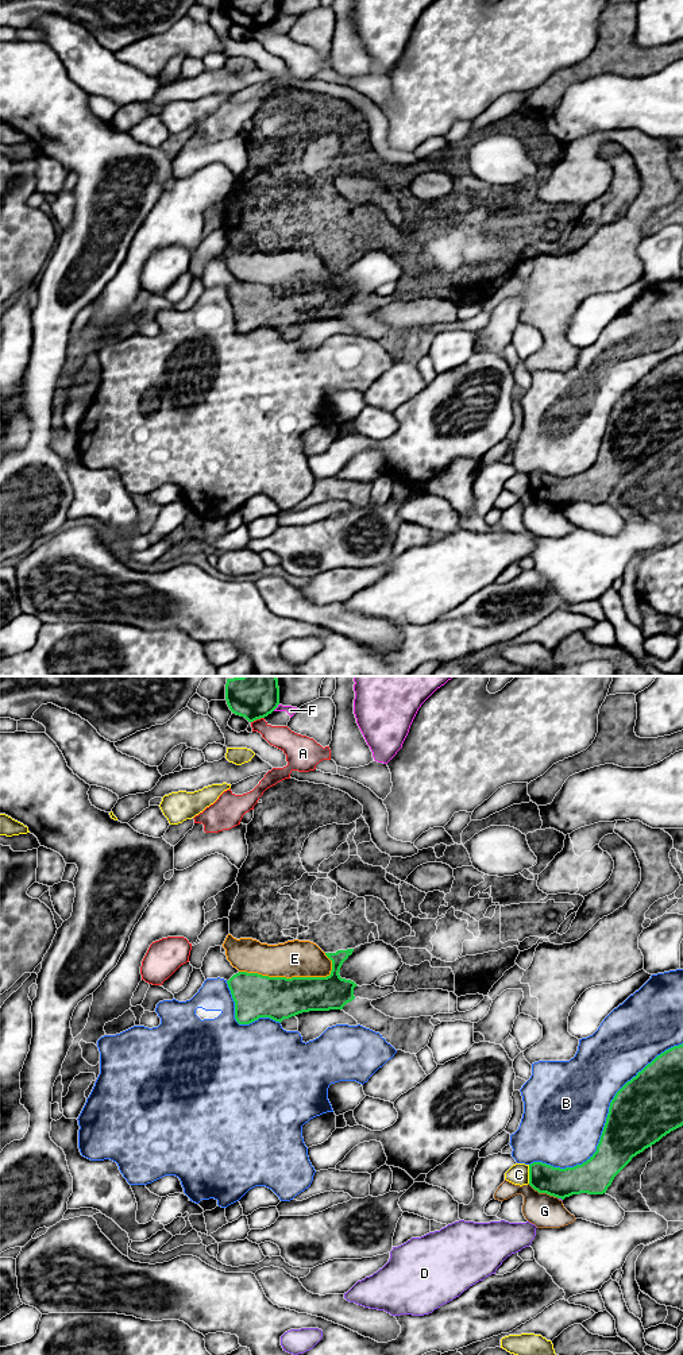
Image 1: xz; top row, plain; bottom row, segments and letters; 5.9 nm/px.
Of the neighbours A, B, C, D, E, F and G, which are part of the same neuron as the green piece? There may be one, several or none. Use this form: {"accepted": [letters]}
{"accepted": []}

